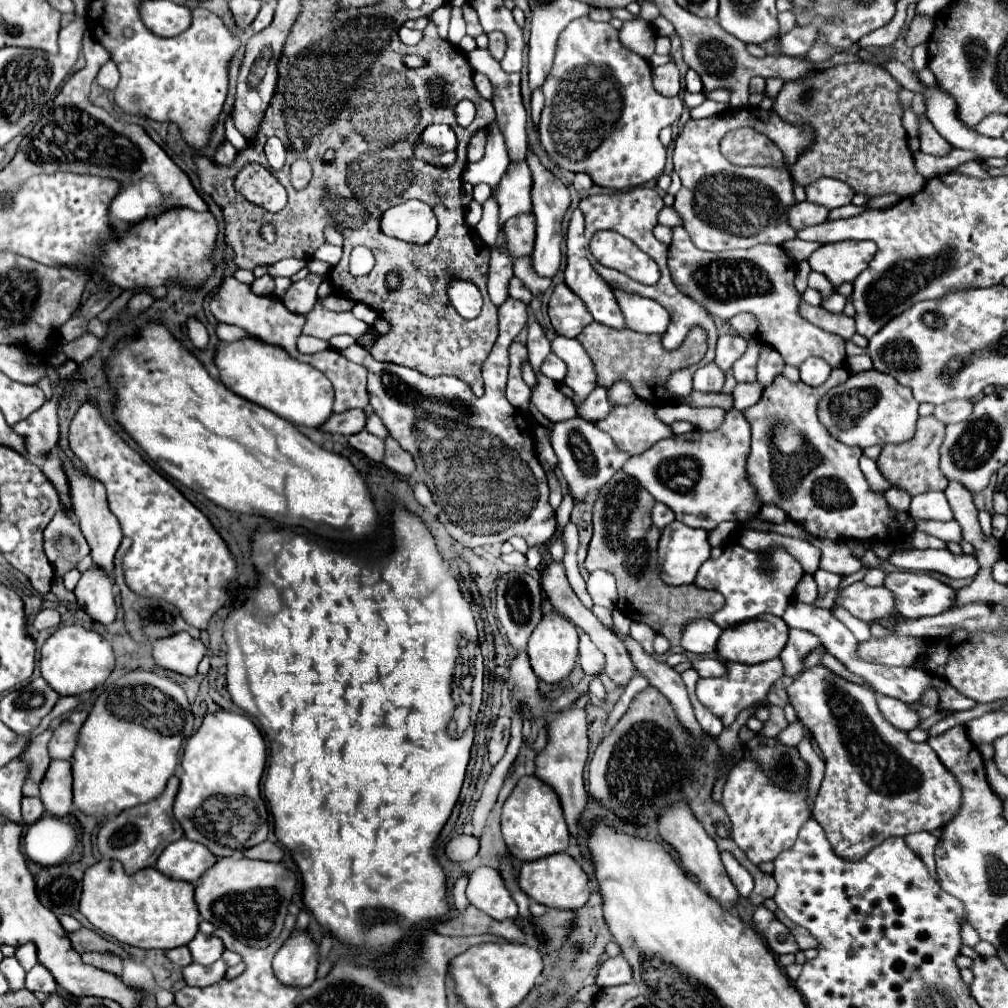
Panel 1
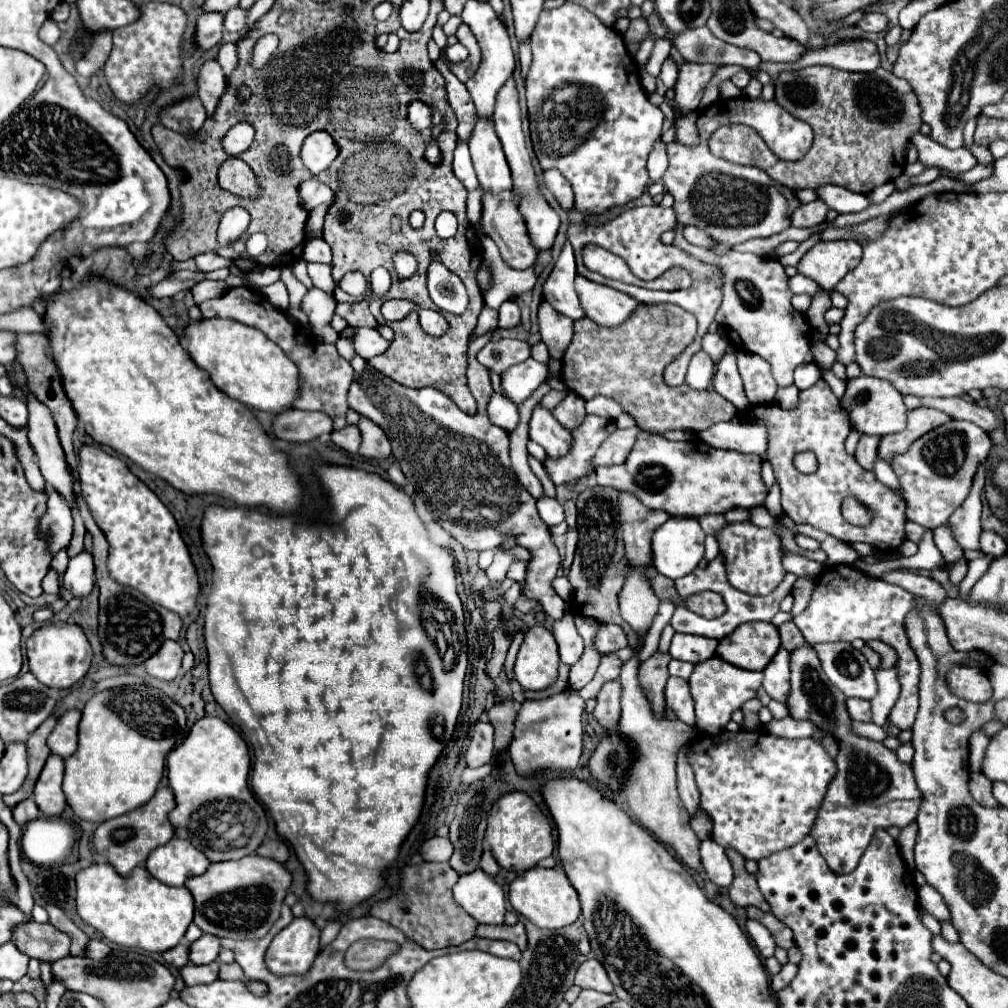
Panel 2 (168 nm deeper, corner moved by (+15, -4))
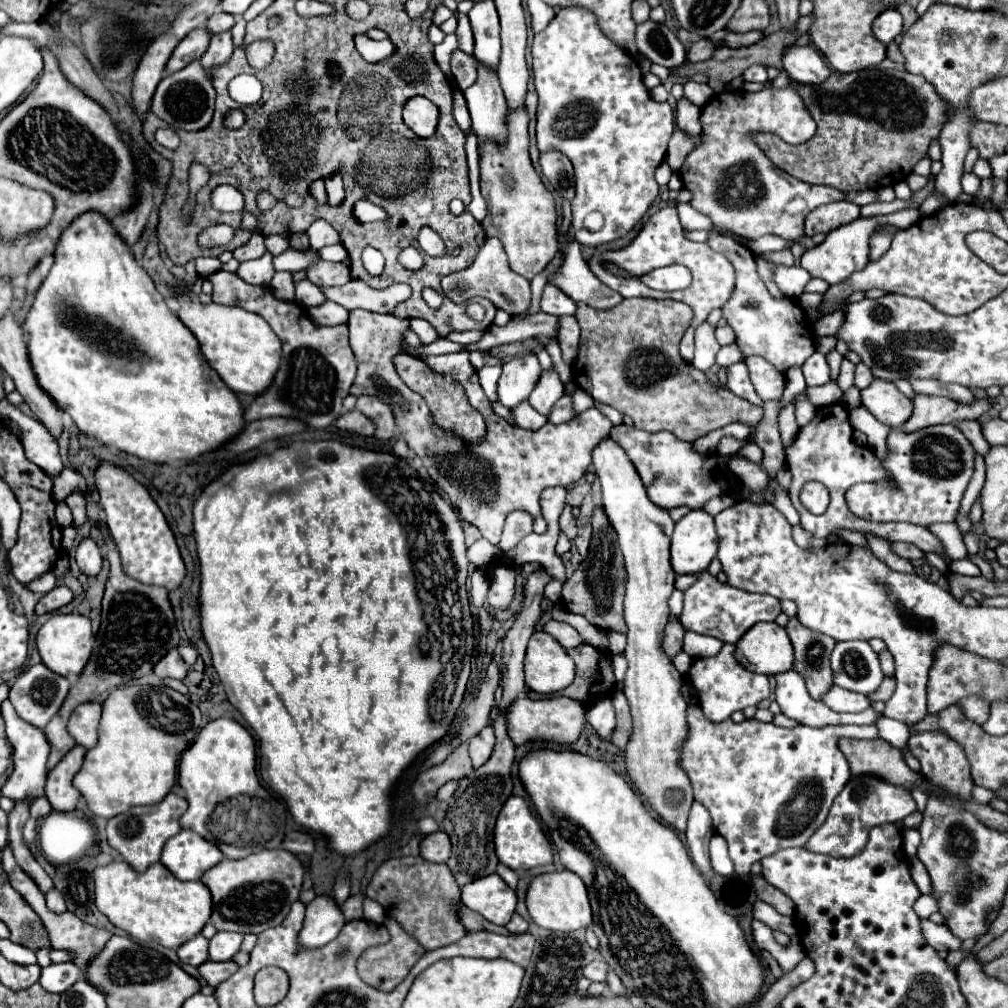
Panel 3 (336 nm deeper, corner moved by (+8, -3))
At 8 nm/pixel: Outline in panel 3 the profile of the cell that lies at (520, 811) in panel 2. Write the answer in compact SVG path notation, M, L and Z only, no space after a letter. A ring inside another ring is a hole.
M511 796L501 808L495 824L495 852L501 864L509 866L515 872L527 872L535 866L553 862L553 848L541 828L541 824L531 814L527 802L521 796Z

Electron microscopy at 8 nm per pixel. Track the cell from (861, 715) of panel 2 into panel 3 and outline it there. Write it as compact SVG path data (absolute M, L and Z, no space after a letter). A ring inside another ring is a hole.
M833 686L829 690L829 694L825 694L825 700L823 700L831 710L835 712L863 712L869 708L869 698L863 696L863 694L857 694L857 692L849 692L849 690L843 690L839 686Z

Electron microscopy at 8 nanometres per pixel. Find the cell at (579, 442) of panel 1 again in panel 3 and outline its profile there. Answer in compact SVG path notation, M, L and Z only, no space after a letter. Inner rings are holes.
M543 372L535 390L531 392L531 398L529 398L529 404L539 412L543 414L545 418L551 414L551 408L553 404L565 394L563 390L563 382L559 380L559 374L557 372Z

